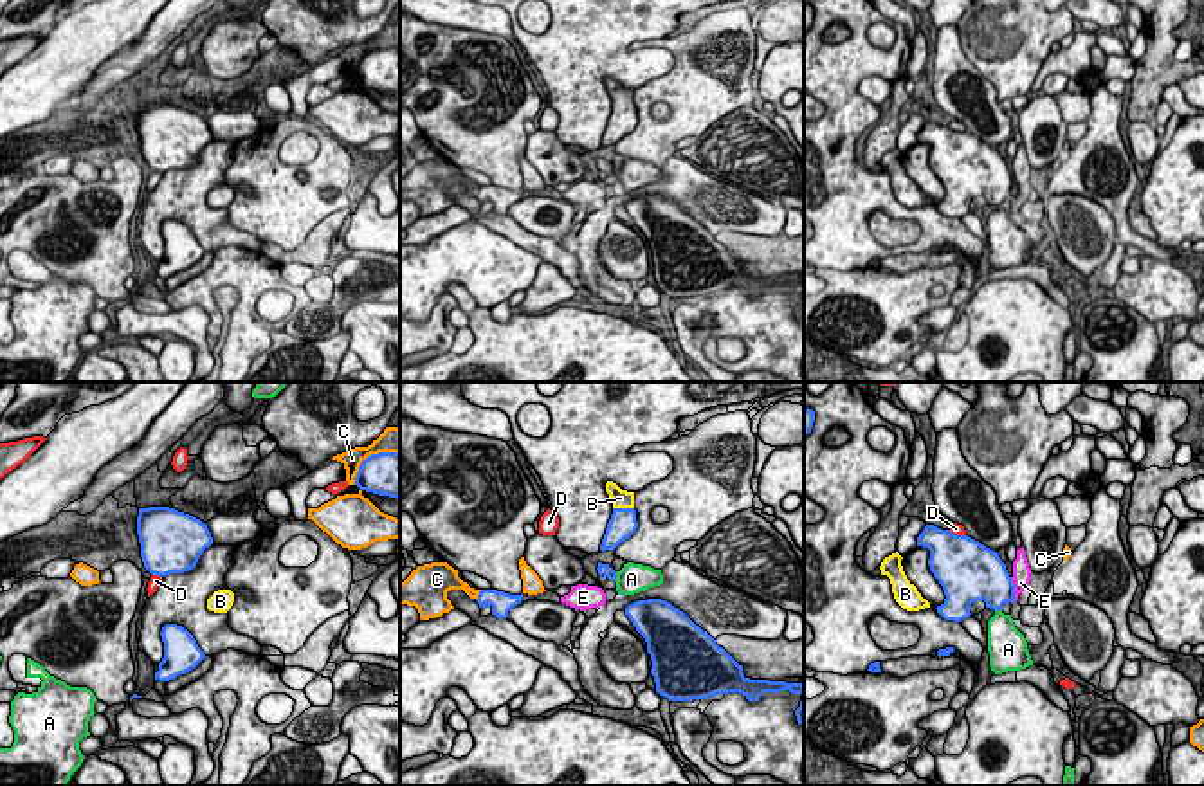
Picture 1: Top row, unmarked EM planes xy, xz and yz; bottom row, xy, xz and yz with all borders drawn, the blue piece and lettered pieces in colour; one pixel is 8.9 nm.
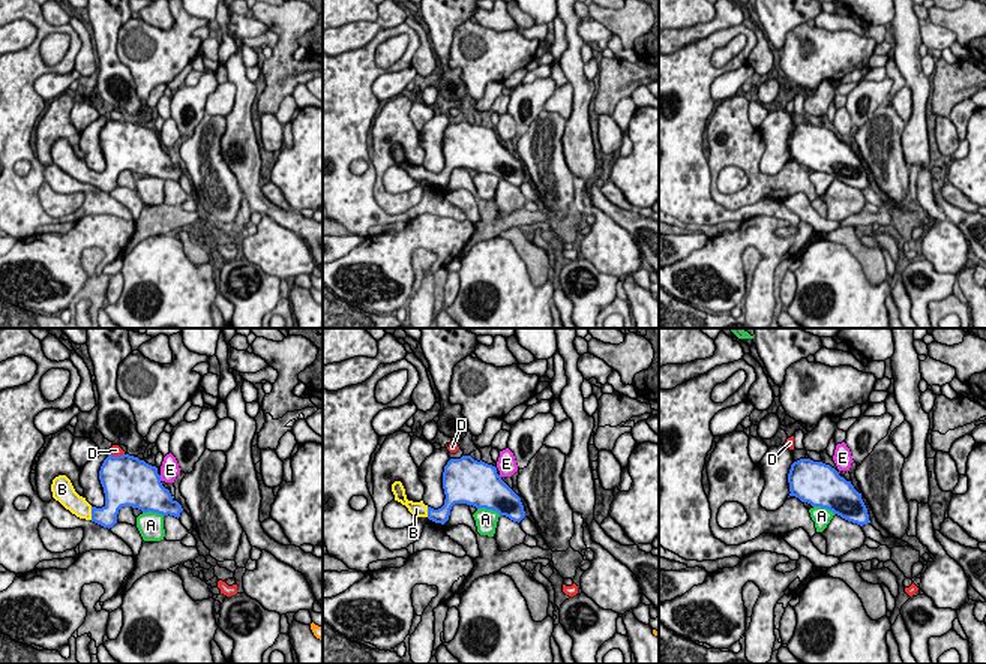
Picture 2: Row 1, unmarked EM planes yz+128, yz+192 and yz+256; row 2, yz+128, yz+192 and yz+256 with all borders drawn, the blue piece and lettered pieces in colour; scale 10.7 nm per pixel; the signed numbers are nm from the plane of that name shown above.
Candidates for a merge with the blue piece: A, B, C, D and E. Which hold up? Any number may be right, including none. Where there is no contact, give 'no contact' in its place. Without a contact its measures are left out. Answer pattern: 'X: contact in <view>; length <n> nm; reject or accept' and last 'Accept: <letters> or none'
A: contact in xz; length 90 nm; reject
B: contact in xz; length 190 nm; accept
C: contact in xy; length 500 nm; reject
D: contact in xy; length 100 nm; reject
E: contact in yz; length 240 nm; reject
Accept: B

